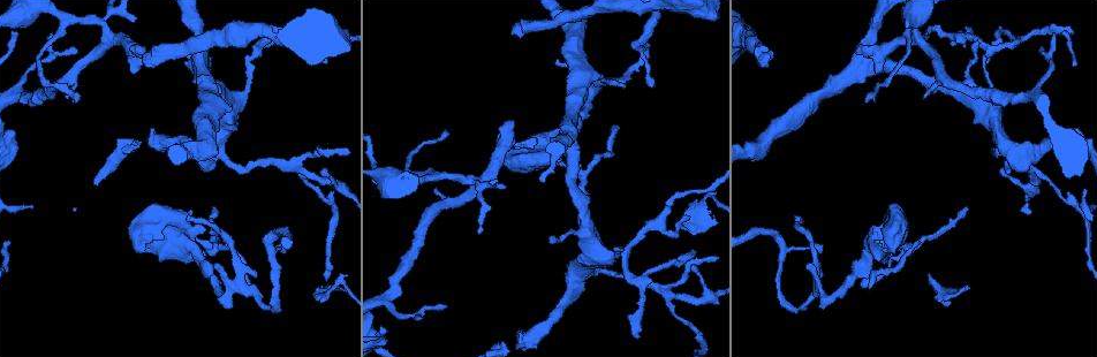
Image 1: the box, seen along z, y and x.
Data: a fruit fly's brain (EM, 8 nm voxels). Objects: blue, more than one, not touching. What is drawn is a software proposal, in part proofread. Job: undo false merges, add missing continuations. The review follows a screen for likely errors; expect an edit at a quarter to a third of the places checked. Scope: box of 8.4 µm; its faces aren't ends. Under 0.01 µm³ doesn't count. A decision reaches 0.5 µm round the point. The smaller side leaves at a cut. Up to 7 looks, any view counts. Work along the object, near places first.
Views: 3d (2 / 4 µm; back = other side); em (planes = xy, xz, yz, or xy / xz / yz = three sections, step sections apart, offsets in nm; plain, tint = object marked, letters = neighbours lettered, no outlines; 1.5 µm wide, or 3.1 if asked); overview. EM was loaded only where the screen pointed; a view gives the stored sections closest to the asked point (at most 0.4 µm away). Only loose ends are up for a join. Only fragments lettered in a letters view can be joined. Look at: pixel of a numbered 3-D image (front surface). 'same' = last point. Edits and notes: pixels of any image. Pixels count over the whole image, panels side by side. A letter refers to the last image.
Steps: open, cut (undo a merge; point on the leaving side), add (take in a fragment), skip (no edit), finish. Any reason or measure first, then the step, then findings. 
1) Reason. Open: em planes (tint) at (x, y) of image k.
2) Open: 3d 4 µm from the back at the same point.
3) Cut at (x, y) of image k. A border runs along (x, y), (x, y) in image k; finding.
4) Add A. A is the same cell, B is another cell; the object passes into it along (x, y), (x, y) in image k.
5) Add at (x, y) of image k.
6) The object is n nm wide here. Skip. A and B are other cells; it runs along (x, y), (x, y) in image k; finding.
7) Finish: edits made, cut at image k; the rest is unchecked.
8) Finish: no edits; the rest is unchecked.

Free end. Open: 3d 4 µm at (976, 41) of image 1.

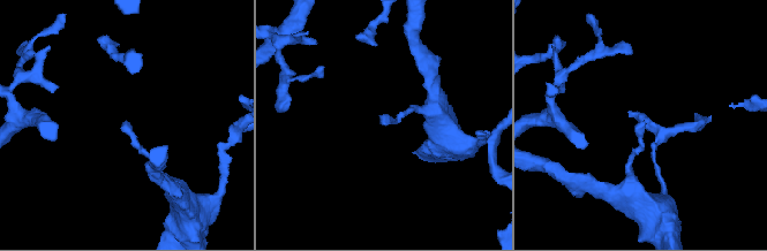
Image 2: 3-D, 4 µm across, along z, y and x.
Need the tissue. Open: em xz step 8 (tint) at (643, 121) of image 2.

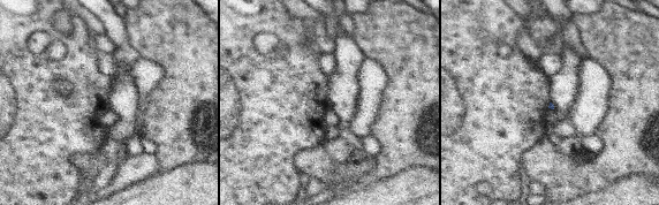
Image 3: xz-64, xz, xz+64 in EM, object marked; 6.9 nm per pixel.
Another direction. Open: em planes (letters) at the same point.

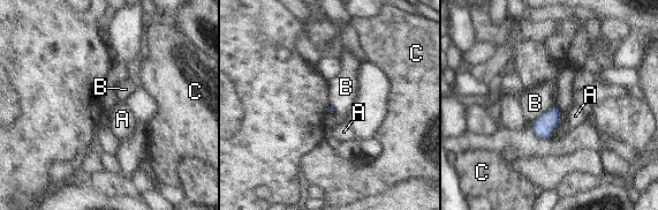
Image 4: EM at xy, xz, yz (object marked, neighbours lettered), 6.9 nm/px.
Skip. A, B and C are other cells; a border runs along (556, 106), (542, 113), (532, 122) in image 4; none of them fits.

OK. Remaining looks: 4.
Open: 3d 4 µm at (133, 50) of image 1.

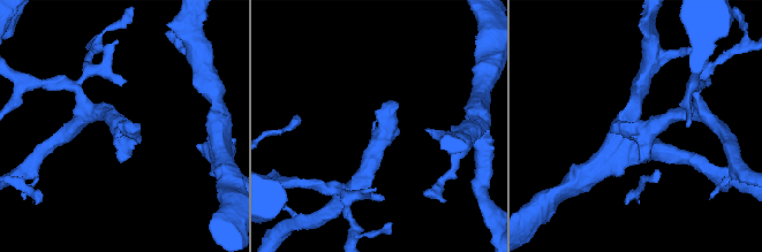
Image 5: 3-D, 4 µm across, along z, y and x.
Need the tissue. Open: em planes (letters) at (122, 130) of image 5.

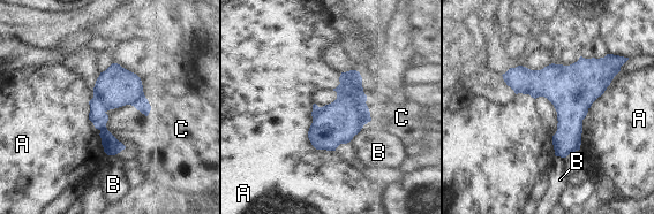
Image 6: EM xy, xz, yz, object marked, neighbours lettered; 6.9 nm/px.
Skip. A, B and C are other cells; a border runs along (92, 92), (89, 120), (111, 155) in image 6; all the same neuron.

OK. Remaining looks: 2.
Branch stops here. Open: 3d 2 µm at (694, 251) of image 1.

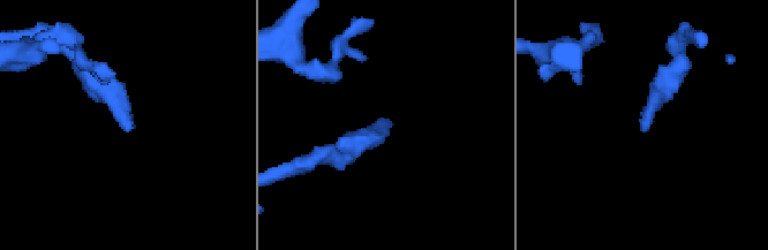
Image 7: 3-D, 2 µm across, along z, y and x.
Open: em planes (letters) at (644, 129) of image 7.

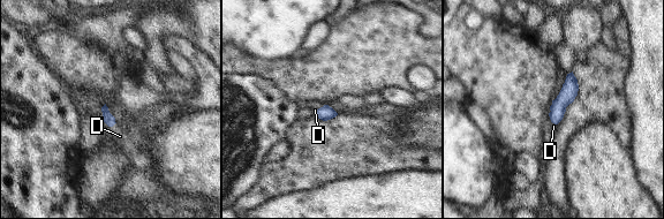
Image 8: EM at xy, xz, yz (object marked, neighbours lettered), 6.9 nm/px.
Add D. D is the same cell; the object passes into it along (108, 119), (104, 120), (120, 136) in image 8; the neuron continues.

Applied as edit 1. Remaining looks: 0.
Finish: edits made, add at image 8; the rest is unchecked.

